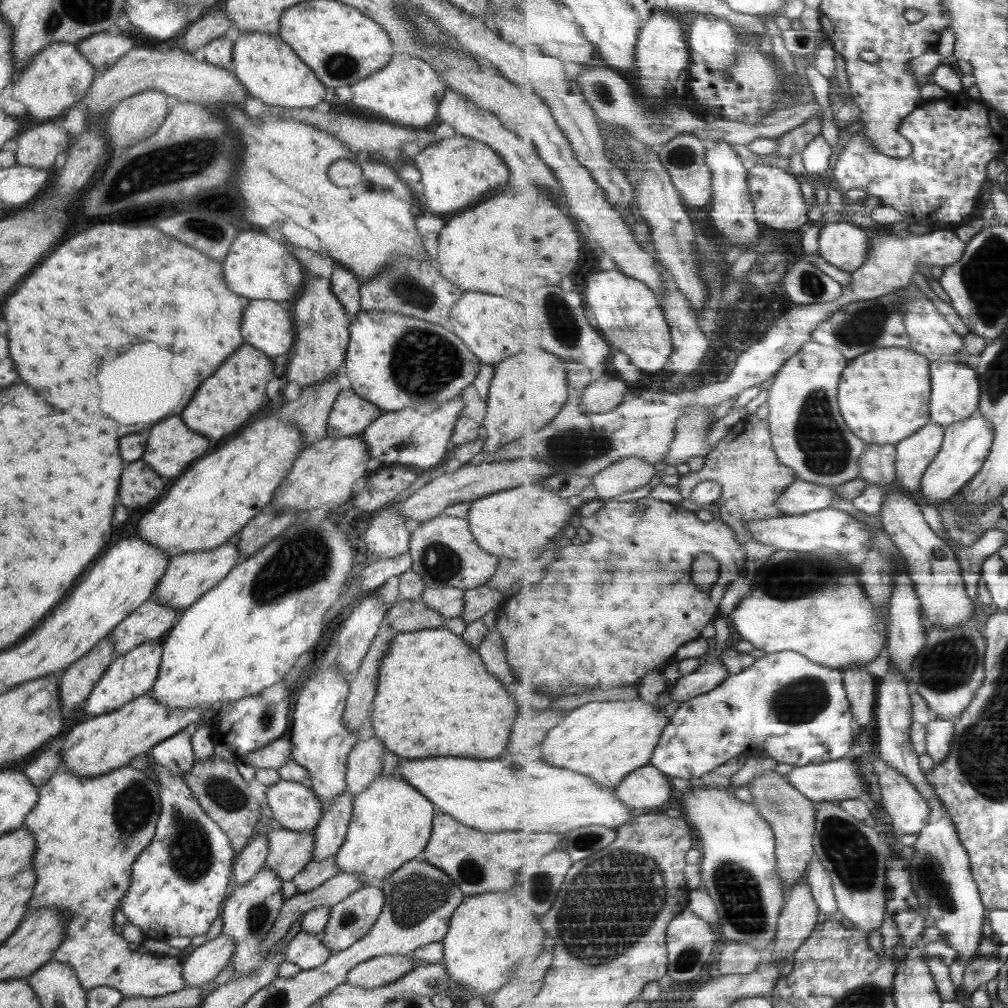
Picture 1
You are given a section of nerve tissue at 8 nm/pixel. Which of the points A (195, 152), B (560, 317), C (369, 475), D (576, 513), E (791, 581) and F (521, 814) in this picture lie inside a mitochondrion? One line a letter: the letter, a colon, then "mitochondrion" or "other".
A: mitochondrion
B: mitochondrion
C: other
D: other
E: mitochondrion
F: other

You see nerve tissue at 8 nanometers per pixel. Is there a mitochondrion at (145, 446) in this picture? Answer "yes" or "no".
no

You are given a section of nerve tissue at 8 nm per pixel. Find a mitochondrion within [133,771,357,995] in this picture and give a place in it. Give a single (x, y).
(190, 855)

